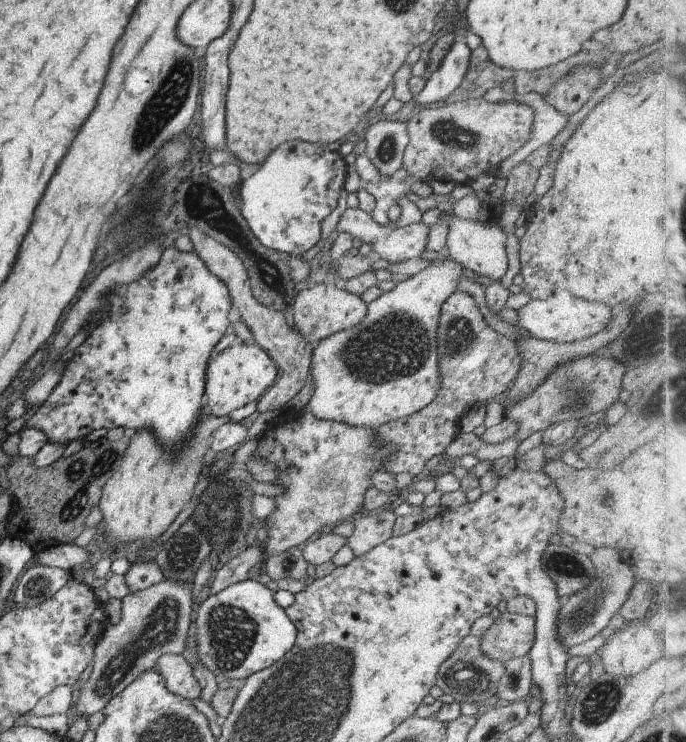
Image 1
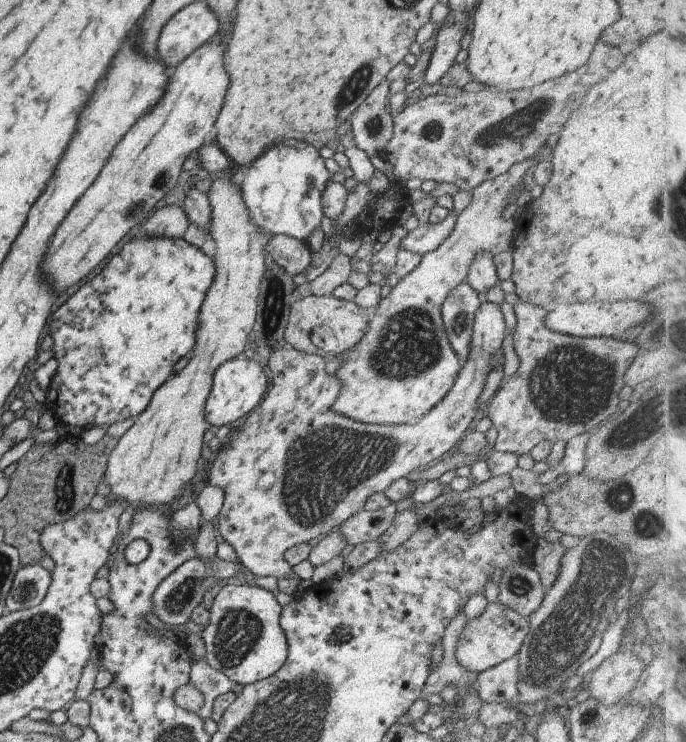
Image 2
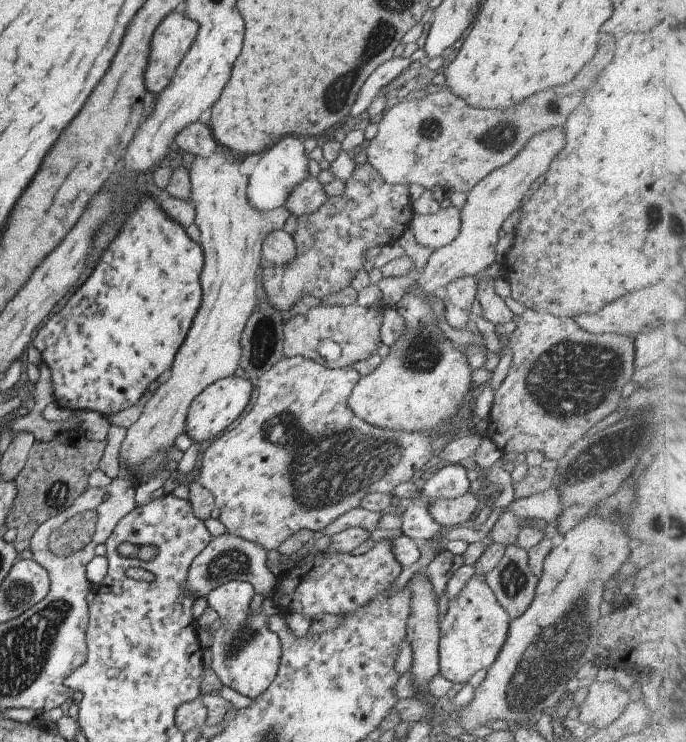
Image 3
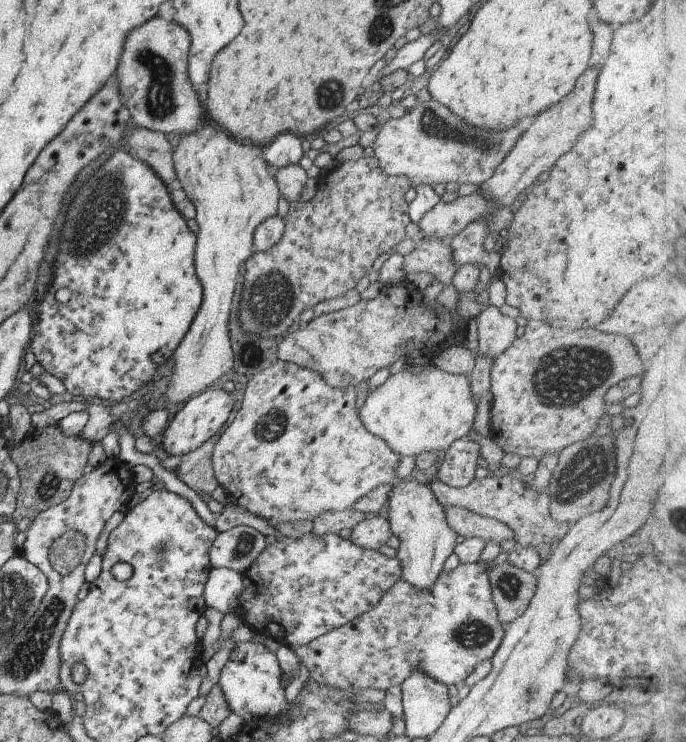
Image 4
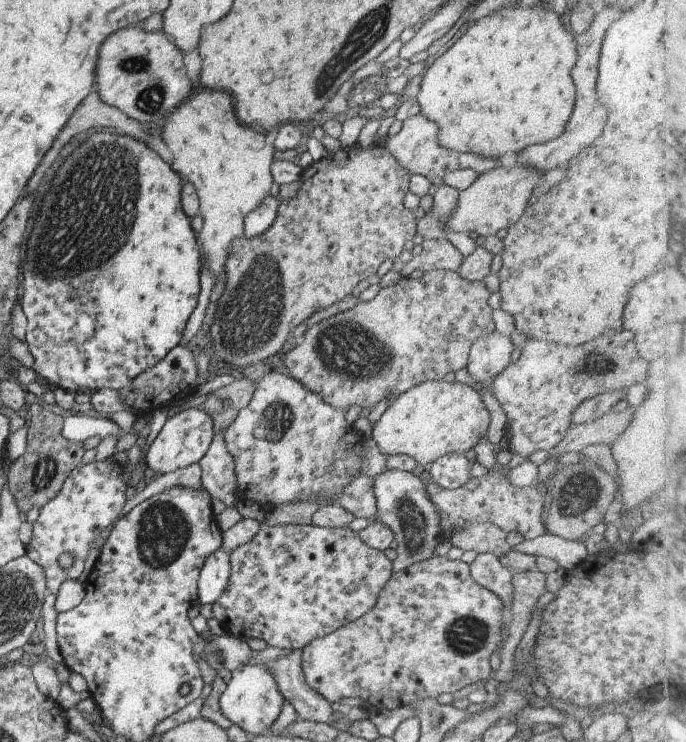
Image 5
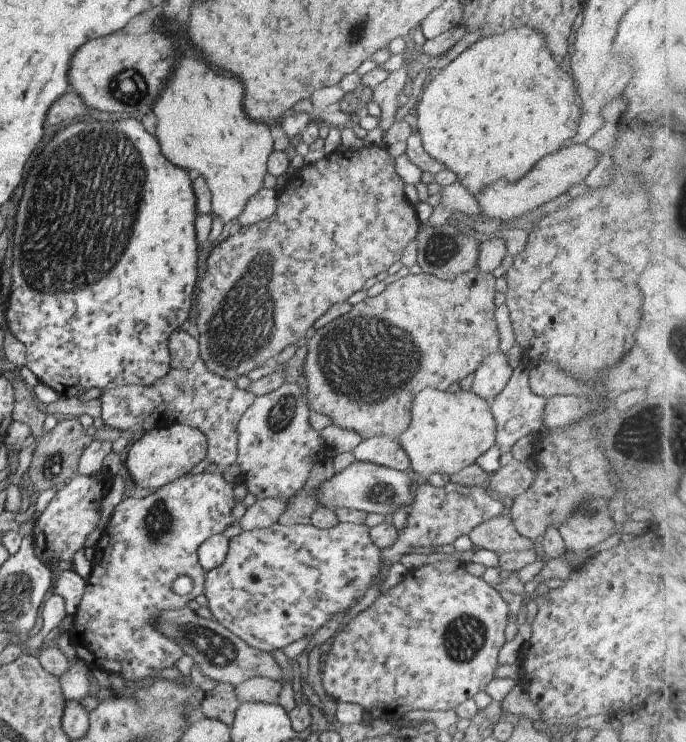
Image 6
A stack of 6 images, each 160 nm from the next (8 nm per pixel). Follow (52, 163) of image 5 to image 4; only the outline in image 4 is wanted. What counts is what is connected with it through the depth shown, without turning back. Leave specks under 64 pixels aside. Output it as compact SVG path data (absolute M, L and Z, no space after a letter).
M136 126L124 142L128 154L139 158L165 186L177 180L173 167L173 150L165 135Z

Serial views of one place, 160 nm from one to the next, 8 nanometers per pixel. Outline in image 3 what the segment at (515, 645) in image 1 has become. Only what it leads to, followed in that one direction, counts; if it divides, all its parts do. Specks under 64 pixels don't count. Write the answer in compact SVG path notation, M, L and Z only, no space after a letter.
M473 574L459 589L458 596L447 603L446 612L438 624L438 673L452 684L461 684L467 682L478 670L487 670L505 640L509 621L510 618L506 616L495 595L485 584L484 577Z

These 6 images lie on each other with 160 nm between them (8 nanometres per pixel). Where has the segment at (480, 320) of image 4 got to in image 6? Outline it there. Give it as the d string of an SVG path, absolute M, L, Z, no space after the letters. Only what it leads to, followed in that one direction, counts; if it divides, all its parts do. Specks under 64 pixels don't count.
M503 353L488 356L471 374L470 391L490 403L505 388L512 369Z

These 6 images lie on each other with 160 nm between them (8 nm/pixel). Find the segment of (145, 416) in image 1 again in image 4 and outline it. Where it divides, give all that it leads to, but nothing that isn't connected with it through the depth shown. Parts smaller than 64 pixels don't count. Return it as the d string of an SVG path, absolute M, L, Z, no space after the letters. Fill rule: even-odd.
M113 149L106 154L94 167L87 180L79 186L79 189L69 202L67 210L64 212L62 227L59 228L57 238L57 250L52 261L52 277L48 287L41 295L39 302L32 301L37 307L33 308L37 322L32 324L32 335L28 342L27 350L33 353L36 362L39 362L44 368L44 372L51 374L61 380L66 388L66 396L73 399L82 399L97 397L101 401L107 401L109 404L116 404L125 401L130 394L136 392L143 384L146 384L157 368L166 362L175 348L179 346L181 340L185 337L193 318L202 302L202 287L195 275L194 270L194 252L193 246L196 244L195 235L189 232L186 226L186 220L183 220L177 210L173 208L171 198L167 193L167 188L163 182L149 168L137 160L136 157L130 156L127 150ZM57 290L69 290L69 299L65 302L59 302L55 298Z

